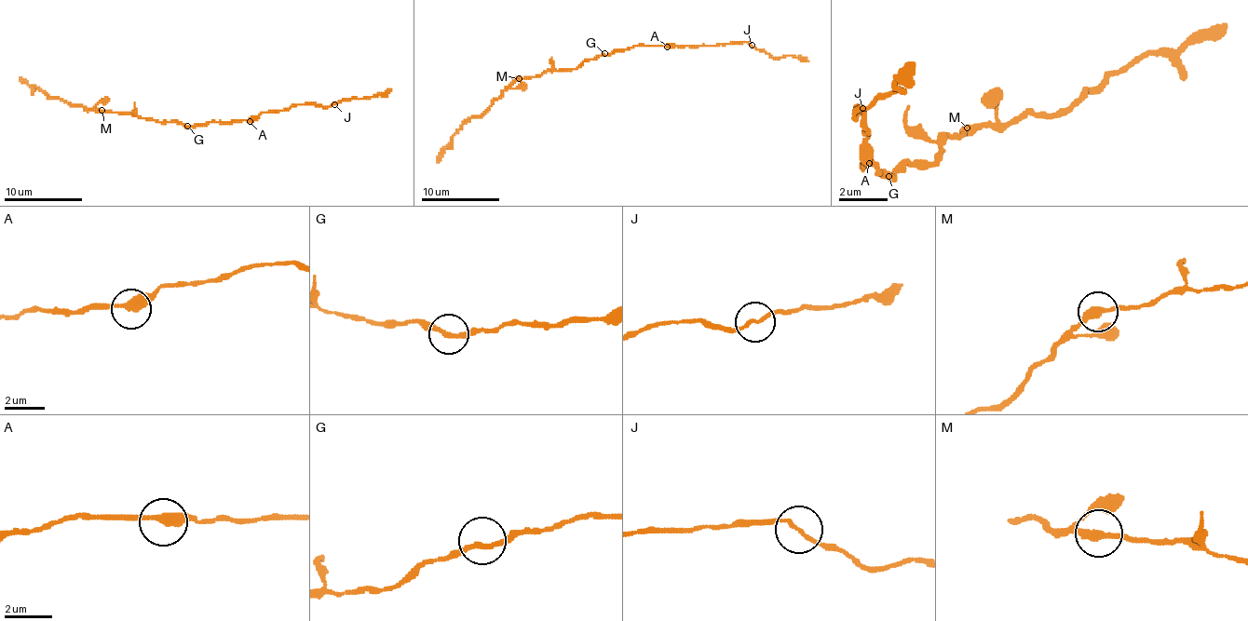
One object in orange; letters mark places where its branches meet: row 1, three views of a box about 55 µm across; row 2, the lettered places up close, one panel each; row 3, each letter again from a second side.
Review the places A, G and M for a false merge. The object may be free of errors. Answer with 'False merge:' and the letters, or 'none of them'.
False merge: none of them

